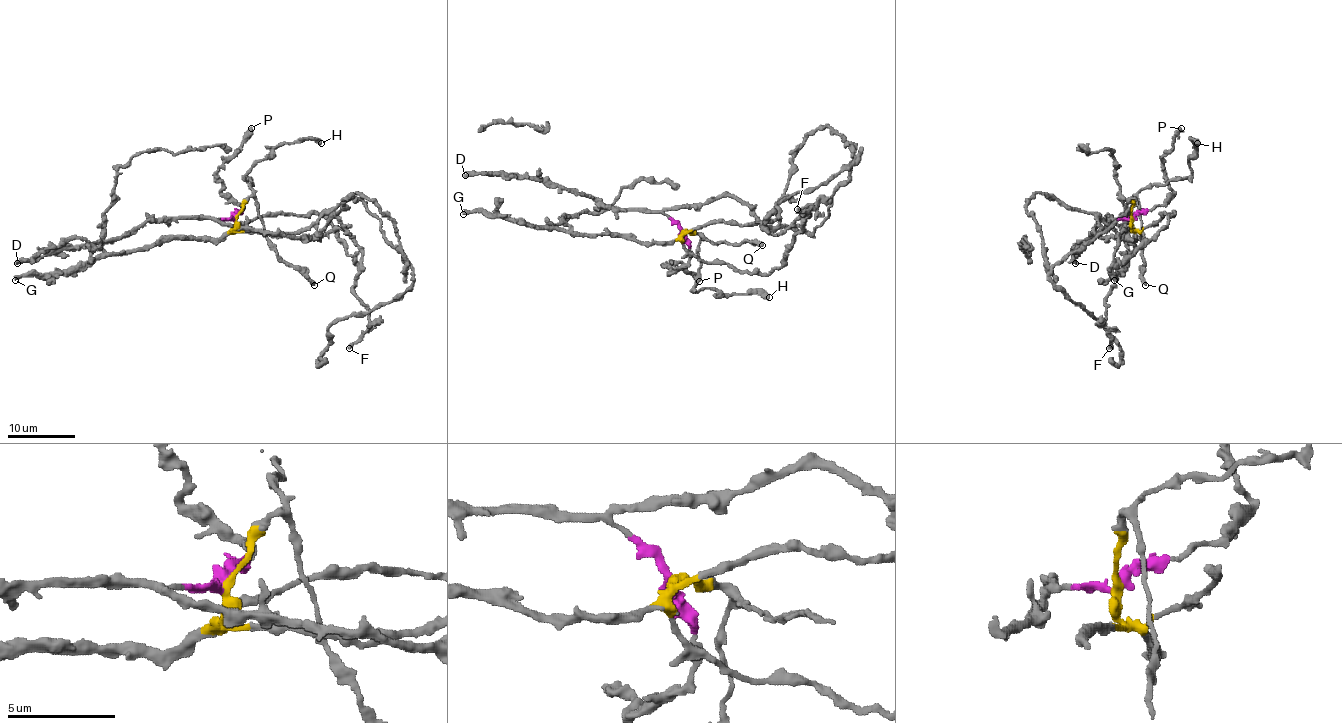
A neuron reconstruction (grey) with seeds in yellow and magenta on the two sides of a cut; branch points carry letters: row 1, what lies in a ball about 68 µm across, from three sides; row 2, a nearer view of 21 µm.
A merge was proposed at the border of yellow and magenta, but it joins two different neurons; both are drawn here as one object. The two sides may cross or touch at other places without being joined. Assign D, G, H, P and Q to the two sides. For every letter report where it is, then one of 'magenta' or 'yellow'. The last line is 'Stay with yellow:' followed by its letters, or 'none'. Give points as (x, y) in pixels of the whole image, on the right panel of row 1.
D: place (1075, 263); magenta
G: place (1114, 280); yellow
H: place (1197, 143); yellow
P: place (1181, 128); magenta
Q: place (1145, 285); yellow
Stay with yellow: G, H, Q

